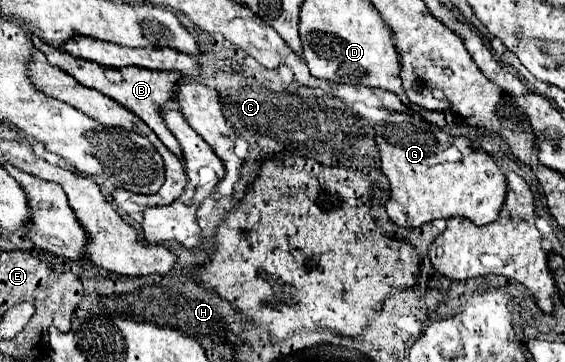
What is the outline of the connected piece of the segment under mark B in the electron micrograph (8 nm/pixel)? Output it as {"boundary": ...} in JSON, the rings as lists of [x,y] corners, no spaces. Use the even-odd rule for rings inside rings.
{"boundary":[[[33,36],[33,44],[37,50],[41,50],[49,64],[61,68],[63,72],[67,72],[69,76],[73,76],[77,82],[81,82],[83,86],[87,88],[93,88],[93,90],[99,90],[101,94],[113,98],[115,102],[123,104],[127,110],[131,110],[133,114],[137,114],[157,136],[159,140],[175,154],[181,158],[181,146],[177,144],[177,138],[165,128],[165,124],[161,124],[161,112],[157,112],[157,108],[161,108],[161,104],[167,104],[167,102],[173,102],[173,96],[177,92],[177,84],[181,80],[185,80],[185,76],[181,74],[175,74],[175,72],[153,72],[153,70],[145,70],[145,68],[137,68],[137,66],[127,66],[123,70],[117,70],[119,76],[115,76],[115,70],[109,70],[107,68],[101,68],[99,64],[93,64],[89,60],[81,60],[81,58],[75,58],[67,52],[61,52],[59,48],[53,48],[45,42],[41,42],[37,36]]]}

